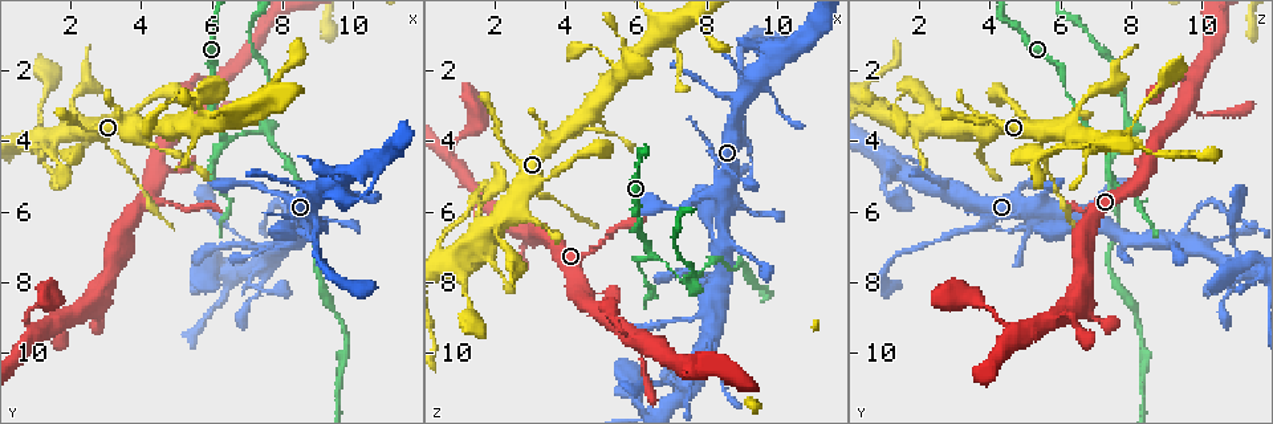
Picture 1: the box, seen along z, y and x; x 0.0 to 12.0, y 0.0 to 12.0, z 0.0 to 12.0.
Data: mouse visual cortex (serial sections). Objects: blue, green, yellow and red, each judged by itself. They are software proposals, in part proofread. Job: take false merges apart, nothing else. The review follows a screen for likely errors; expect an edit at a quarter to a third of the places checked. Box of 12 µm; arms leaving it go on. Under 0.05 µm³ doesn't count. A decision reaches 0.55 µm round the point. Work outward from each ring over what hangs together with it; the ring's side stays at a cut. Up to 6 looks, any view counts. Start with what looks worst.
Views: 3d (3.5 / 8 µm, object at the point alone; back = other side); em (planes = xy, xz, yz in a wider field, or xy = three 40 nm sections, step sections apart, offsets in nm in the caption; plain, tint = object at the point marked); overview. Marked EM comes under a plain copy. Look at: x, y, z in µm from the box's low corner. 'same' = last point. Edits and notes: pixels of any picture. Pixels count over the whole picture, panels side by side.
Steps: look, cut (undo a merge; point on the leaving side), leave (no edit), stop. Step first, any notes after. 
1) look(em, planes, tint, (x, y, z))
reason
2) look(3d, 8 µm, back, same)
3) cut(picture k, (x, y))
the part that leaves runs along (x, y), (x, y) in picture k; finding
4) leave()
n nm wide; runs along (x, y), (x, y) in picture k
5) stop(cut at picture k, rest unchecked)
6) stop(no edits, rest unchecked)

look(3d, 3.5 µm, (7.5, 3.7, 8.0))
arms part here

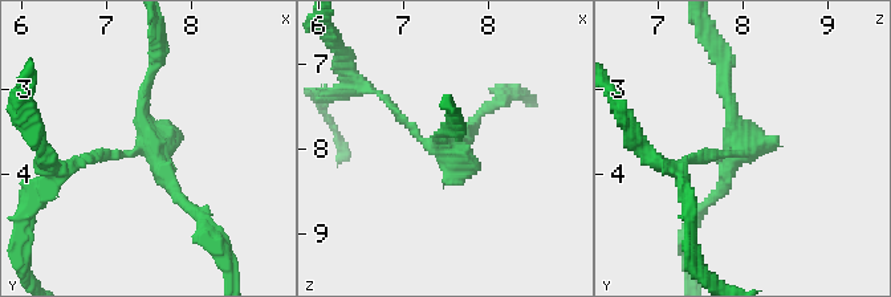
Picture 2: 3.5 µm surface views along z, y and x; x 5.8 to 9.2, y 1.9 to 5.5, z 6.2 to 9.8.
look(em, xy, step 2, tint, (7.45, 3.65, 8.00))
3 arms; arms of 100, 150, 150 nm; now the EM

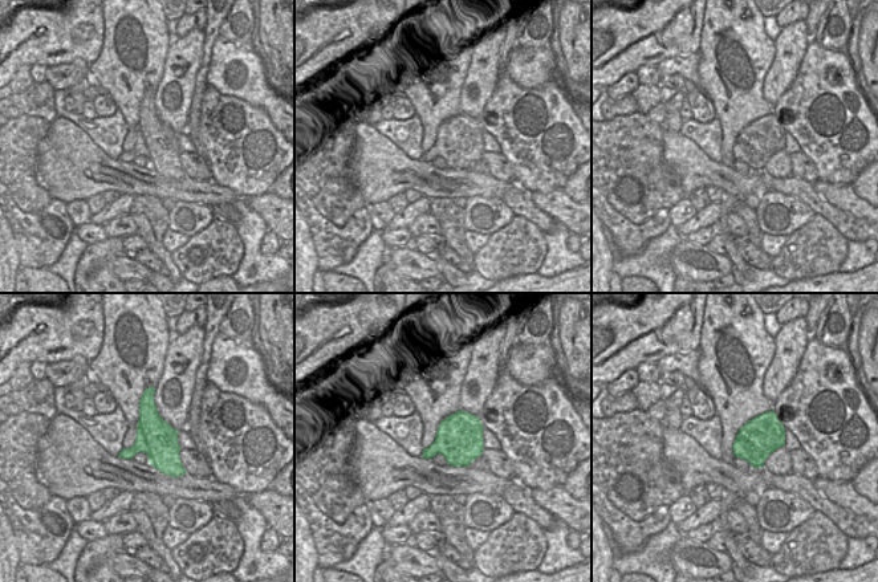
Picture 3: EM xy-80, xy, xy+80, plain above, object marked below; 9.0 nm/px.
cut(picture 2, (724, 80))
two cells meet here

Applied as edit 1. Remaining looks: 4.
look(overview)
redraw

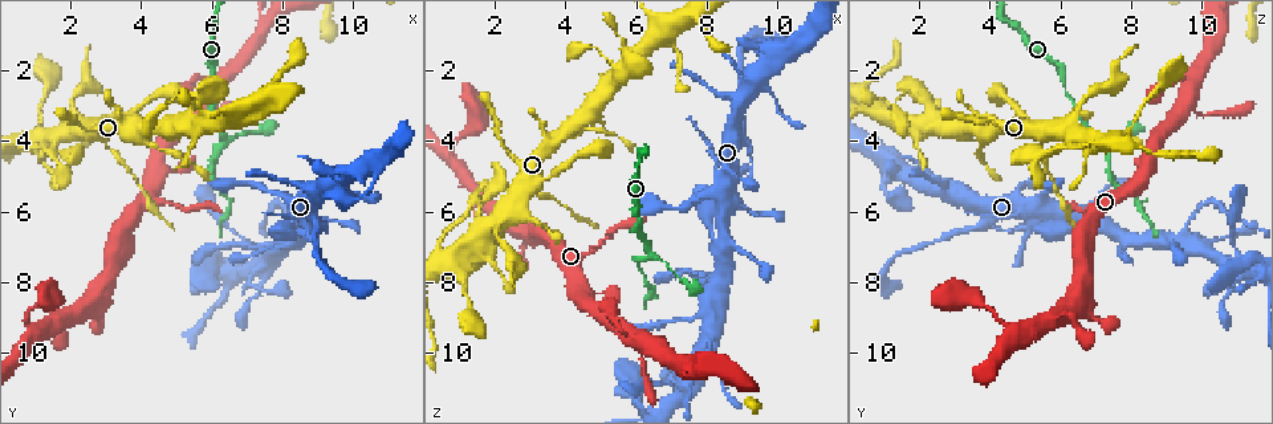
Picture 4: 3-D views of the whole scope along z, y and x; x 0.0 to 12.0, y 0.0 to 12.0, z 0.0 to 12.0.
look(3d, 3.5 µm, (8.1, 6.5, 9.5))
three-way junction

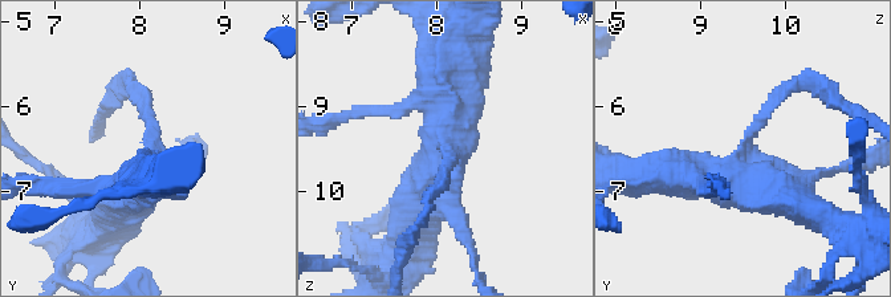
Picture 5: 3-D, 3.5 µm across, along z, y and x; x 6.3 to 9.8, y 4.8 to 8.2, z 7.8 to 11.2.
look(em, xy, step 5, tint, (8.10, 6.40, 9.55))
3 arms; arms of 150, 500, 500 nm

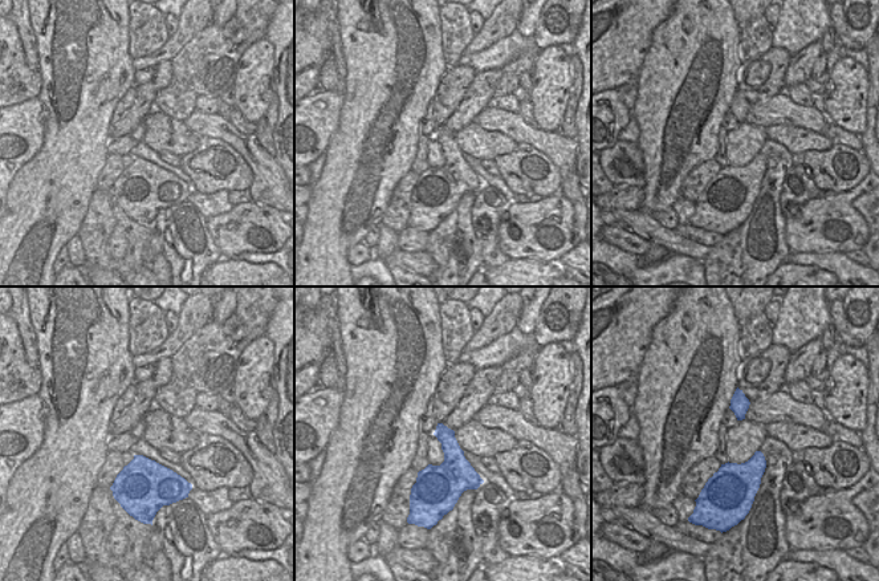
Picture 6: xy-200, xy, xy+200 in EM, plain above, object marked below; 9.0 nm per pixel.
leave()
190 nm wide; runs along (695, 177), (739, 180), (763, 112), (800, 84) in picture 5; all the same cell

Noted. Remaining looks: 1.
stop(cut at picture 2, rest unchecked)

